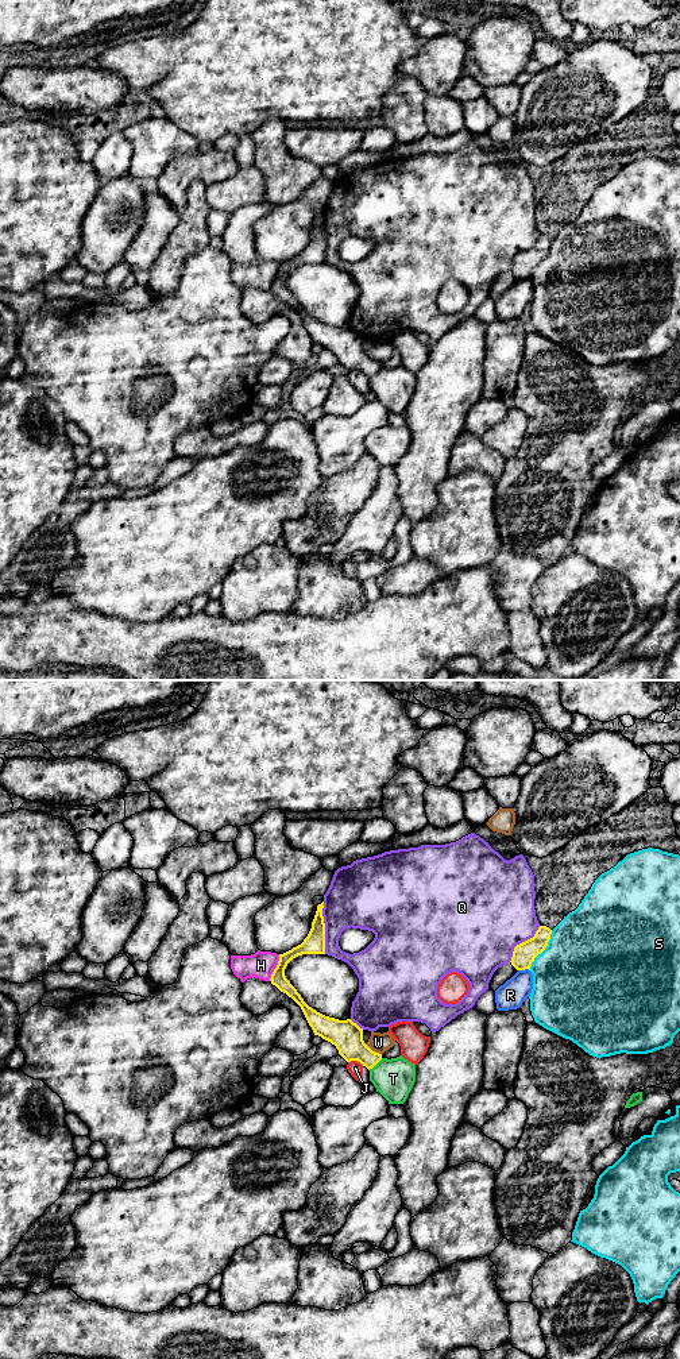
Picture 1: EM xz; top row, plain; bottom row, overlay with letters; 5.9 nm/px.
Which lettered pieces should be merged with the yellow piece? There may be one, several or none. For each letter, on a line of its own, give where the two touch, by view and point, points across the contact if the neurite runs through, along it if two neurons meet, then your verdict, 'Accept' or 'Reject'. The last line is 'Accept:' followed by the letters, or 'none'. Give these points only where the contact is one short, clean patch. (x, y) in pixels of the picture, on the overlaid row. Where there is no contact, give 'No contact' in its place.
H: Touches yellow at xz (275, 968). Reject
J: Touches yellow at xz (356, 1060). Boundary: xz (348, 1061), (359, 1061), (363, 1065). Reject
Q: Touches yellow at xz (324, 927). Reject
R: Touches yellow at xz (524, 969). Reject
S: Touches yellow at xz (543, 950). Reject
T: Touches yellow at xz (375, 1064). Reject
W: Touches yellow at xz (371, 1050). Boundary: xz (364, 1043), (381, 1054). Reject
Accept: none

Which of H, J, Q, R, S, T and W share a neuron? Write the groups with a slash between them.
H / J / Q / R / S / T / W

